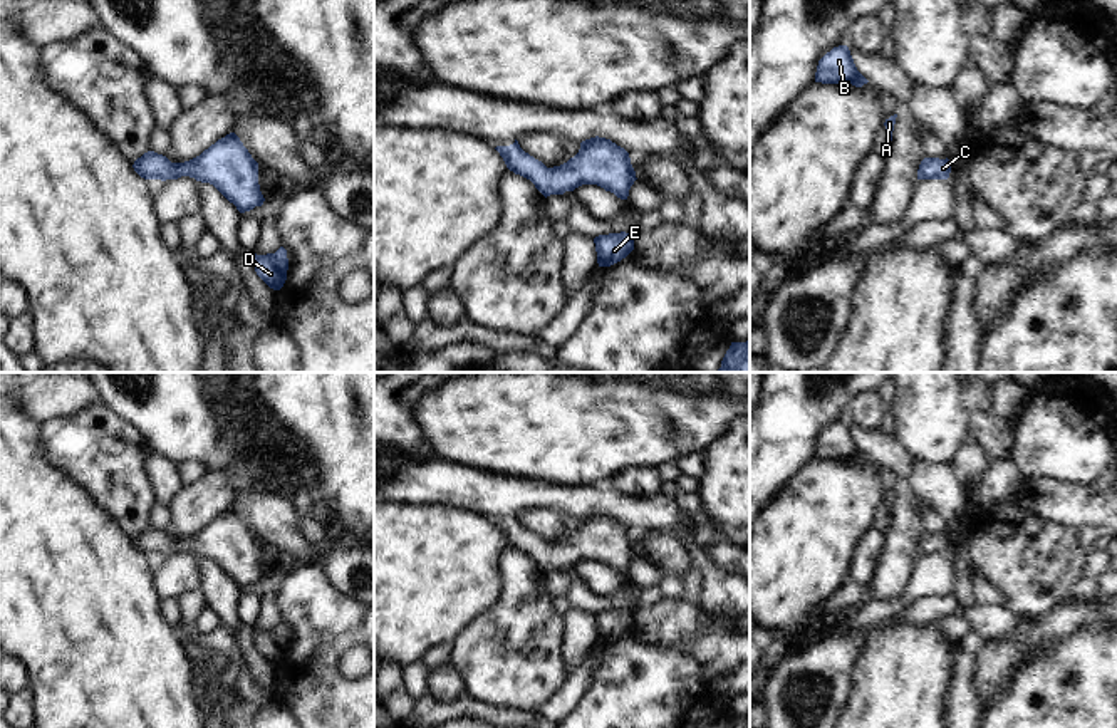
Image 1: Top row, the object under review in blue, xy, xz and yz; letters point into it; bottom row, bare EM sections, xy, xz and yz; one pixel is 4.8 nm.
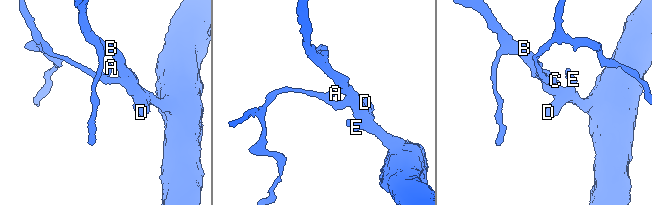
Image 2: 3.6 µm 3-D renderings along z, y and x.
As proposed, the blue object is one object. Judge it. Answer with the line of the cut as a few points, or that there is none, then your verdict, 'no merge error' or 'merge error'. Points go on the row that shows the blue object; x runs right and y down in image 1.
no cut; no merge error

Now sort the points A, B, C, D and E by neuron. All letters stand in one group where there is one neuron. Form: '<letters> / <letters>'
A B C D E

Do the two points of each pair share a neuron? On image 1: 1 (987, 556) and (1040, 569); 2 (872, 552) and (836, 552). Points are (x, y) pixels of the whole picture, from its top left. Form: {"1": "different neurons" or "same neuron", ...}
{"1": "same neuron", "2": "different neurons"}

